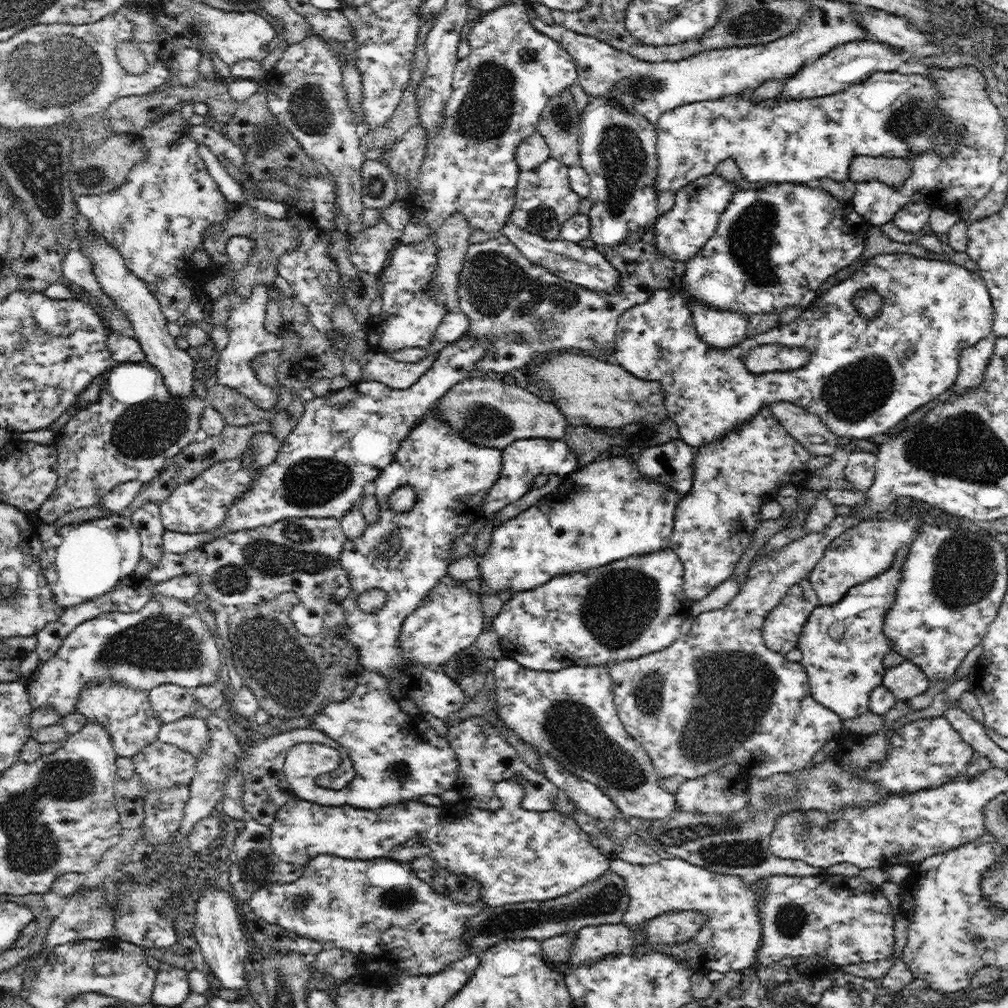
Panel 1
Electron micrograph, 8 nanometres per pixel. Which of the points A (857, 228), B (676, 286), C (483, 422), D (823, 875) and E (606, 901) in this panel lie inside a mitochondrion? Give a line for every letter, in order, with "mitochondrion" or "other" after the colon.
A: other
B: other
C: mitochondrion
D: other
E: mitochondrion

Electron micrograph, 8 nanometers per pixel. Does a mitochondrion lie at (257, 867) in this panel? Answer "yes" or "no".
yes

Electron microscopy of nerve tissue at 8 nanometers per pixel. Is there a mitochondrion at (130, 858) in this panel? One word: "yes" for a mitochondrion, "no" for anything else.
no

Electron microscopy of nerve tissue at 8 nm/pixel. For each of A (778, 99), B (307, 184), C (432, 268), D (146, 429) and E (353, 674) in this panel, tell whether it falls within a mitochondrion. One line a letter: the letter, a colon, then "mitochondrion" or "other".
A: other
B: other
C: other
D: mitochondrion
E: other

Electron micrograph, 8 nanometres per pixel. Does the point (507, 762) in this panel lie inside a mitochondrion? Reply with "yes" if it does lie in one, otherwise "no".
no

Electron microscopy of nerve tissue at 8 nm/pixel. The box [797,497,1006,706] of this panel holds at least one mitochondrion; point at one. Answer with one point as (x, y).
(965, 569)

